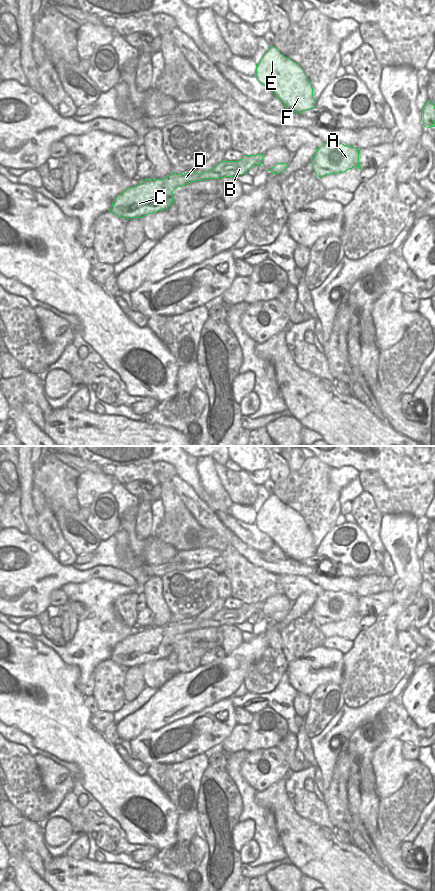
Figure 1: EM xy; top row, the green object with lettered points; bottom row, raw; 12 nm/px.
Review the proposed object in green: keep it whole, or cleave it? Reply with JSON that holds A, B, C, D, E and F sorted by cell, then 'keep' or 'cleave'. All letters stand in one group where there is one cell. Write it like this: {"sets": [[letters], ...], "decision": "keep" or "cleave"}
{"sets": [["A", "B", "E", "F"], ["C", "D"]], "decision": "cleave"}

